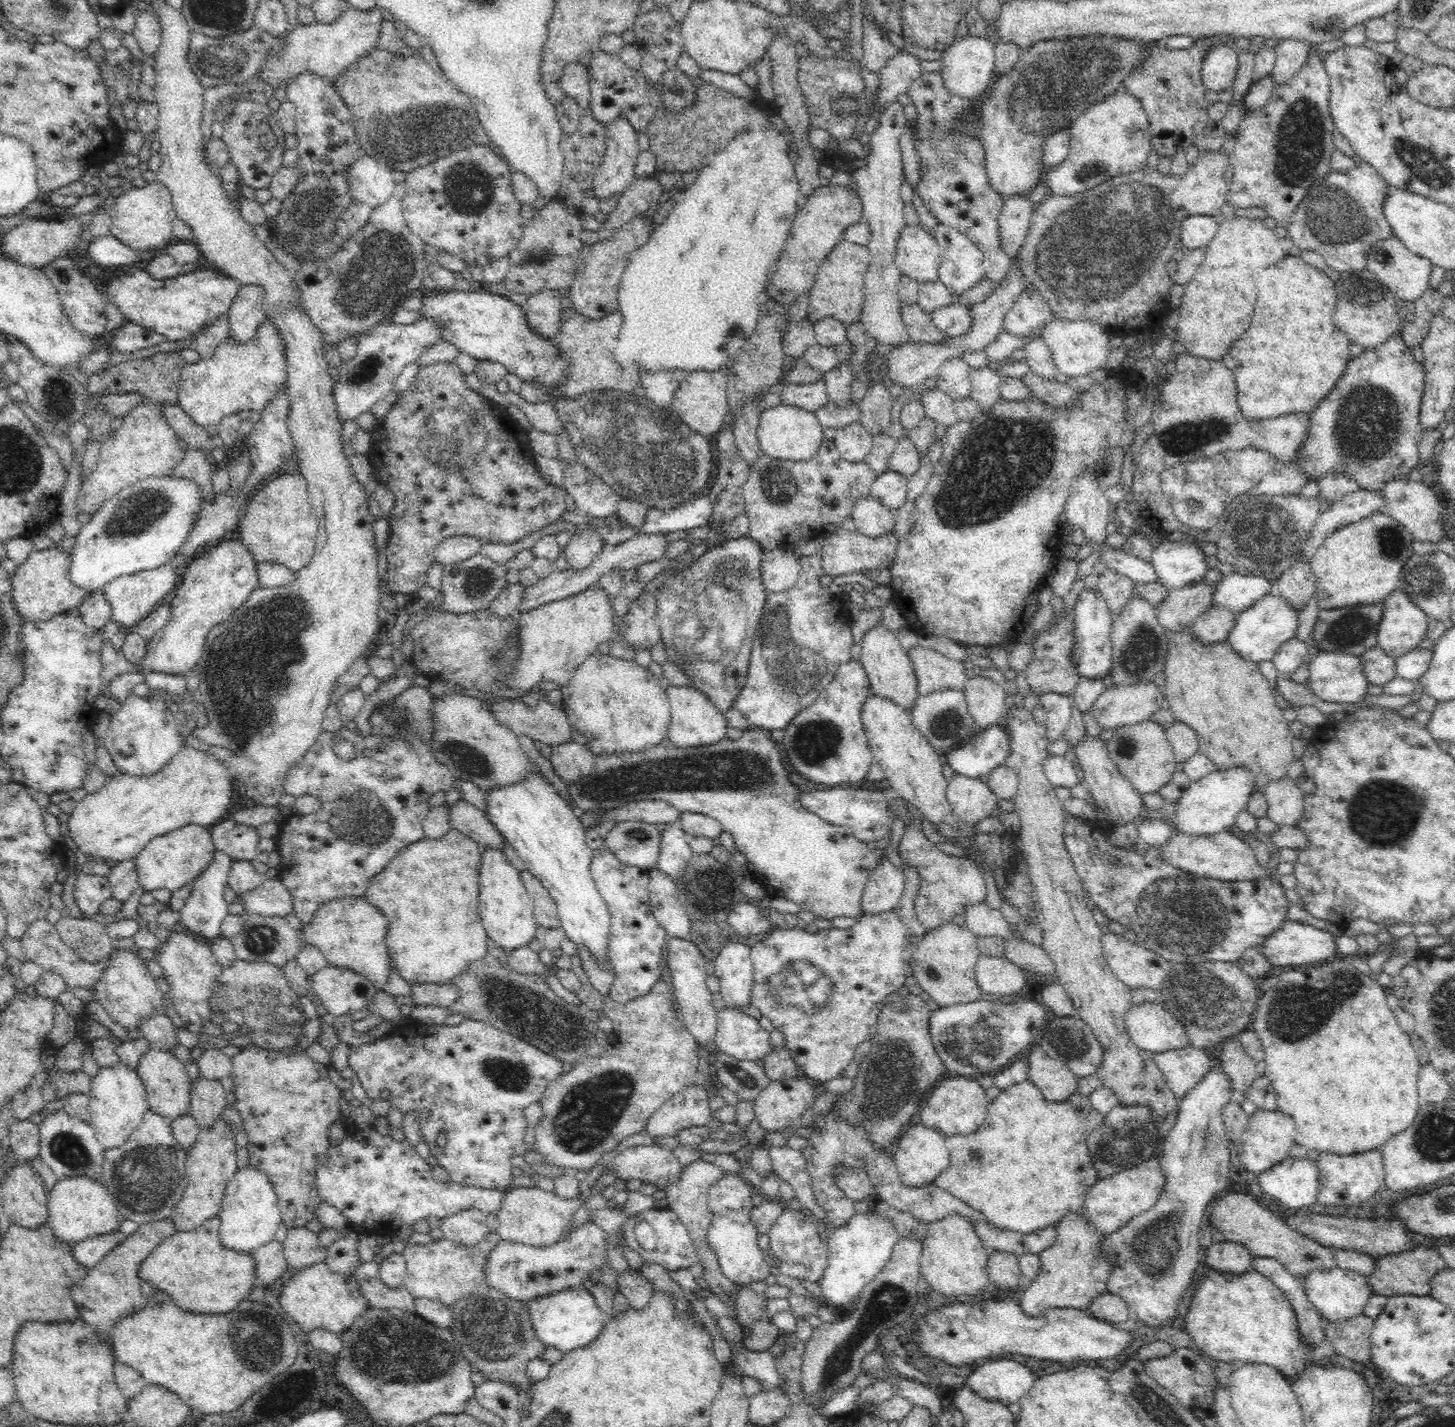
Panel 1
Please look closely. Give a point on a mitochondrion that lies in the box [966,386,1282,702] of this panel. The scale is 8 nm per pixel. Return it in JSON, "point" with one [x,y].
{"point":[1180,440]}

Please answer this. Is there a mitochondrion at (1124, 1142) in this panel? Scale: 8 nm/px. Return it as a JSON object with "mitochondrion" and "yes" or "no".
{"mitochondrion":"yes"}

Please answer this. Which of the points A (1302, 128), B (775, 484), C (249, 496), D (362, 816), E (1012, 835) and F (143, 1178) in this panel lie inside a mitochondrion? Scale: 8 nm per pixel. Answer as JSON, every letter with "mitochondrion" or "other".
{"A":"mitochondrion","B":"mitochondrion","C":"other","D":"mitochondrion","E":"other","F":"mitochondrion"}

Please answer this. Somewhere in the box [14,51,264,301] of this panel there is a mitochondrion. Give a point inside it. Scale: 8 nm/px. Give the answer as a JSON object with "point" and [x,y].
{"point":[64,274]}

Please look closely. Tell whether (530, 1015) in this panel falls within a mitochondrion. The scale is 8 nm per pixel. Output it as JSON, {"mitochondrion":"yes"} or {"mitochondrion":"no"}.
{"mitochondrion":"yes"}

